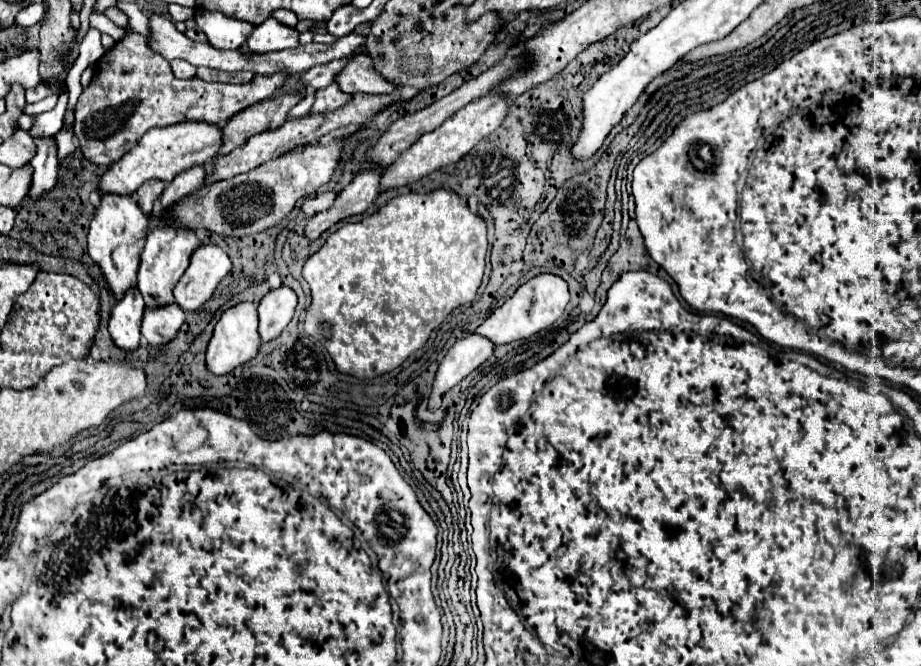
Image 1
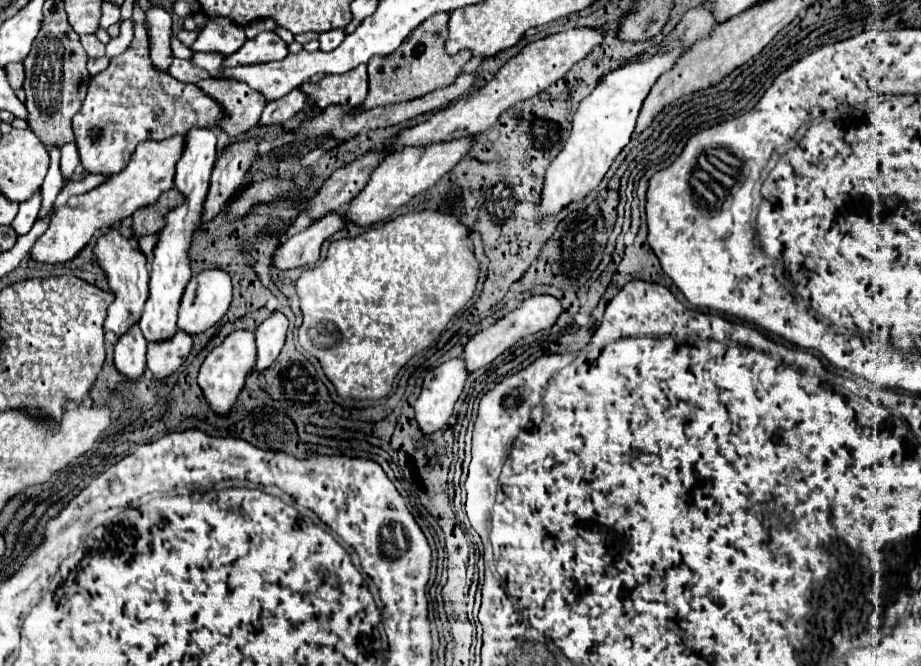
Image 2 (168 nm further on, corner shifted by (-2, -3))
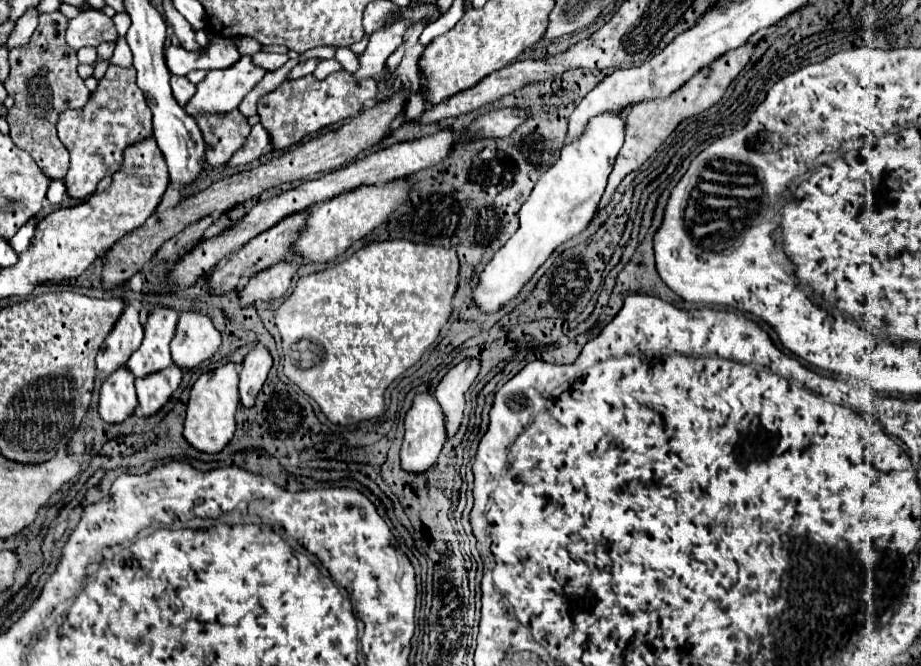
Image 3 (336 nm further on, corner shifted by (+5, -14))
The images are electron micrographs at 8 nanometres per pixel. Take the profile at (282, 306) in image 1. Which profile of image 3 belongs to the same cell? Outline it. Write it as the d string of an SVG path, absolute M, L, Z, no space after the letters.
M253 347L249 355L243 361L243 369L239 373L239 395L241 395L241 405L251 407L257 393L261 391L269 371L273 367L273 357L267 347Z

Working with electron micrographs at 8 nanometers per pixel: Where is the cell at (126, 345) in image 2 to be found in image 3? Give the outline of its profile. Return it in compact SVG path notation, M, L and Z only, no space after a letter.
M127 365L119 367L119 371L111 373L101 387L99 413L109 423L119 423L129 417L137 407L135 395L135 379L131 379L131 371Z

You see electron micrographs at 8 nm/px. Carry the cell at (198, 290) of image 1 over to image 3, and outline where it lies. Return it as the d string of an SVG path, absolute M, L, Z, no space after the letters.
M193 309L181 313L177 329L175 329L175 337L171 339L171 357L173 357L173 363L177 363L183 369L197 367L201 361L213 357L213 353L219 349L219 345L221 345L221 335L215 329L215 325L213 325L209 315L205 315L201 311L193 311Z

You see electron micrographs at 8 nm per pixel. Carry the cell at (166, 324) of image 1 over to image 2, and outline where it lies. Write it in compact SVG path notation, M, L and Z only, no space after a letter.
M178 332L174 340L166 340L166 344L148 344L146 368L152 372L154 380L166 380L186 362L190 350L192 338L184 332Z

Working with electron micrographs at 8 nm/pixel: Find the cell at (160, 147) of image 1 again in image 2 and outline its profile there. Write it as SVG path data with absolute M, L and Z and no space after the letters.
M172 136L162 142L156 140L144 140L138 144L136 152L132 154L128 166L110 176L104 184L98 188L72 196L64 206L60 206L46 228L46 232L34 242L28 256L36 262L46 264L62 264L80 254L80 250L92 240L96 230L108 230L120 224L124 218L132 216L138 208L152 206L158 196L174 186L174 166L182 156L182 136Z

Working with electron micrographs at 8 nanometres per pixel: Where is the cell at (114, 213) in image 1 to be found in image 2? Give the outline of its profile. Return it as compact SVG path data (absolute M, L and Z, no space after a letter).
M116 228L108 230L108 234L104 234L94 250L100 266L104 268L106 276L108 276L108 284L110 290L114 292L116 300L110 304L108 308L108 318L104 322L104 332L112 332L116 336L116 340L120 336L124 336L142 316L144 310L144 302L148 300L148 268L146 268L146 256L138 250L136 242L132 238L124 238Z

